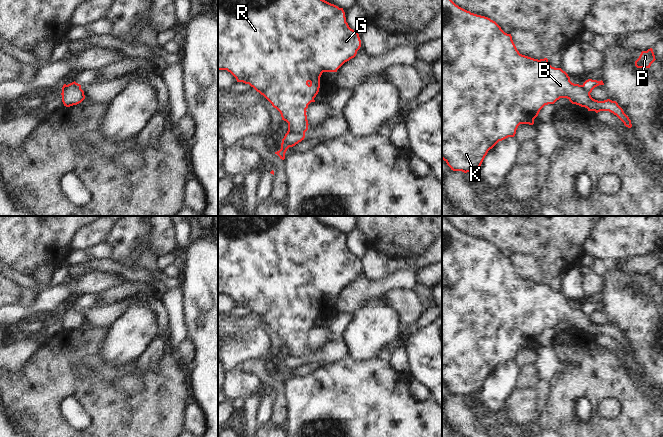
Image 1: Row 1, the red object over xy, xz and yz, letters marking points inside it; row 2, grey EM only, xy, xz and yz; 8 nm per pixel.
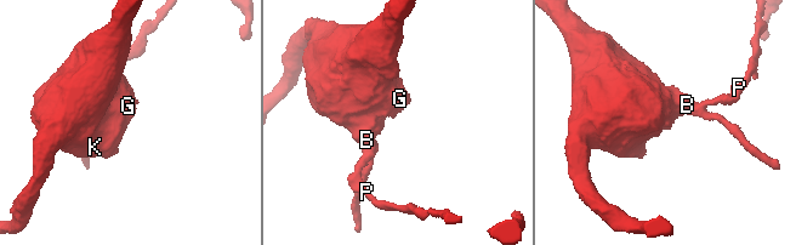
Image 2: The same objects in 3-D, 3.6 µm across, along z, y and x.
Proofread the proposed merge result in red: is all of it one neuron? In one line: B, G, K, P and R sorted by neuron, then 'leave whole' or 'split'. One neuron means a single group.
B G K R / P | split

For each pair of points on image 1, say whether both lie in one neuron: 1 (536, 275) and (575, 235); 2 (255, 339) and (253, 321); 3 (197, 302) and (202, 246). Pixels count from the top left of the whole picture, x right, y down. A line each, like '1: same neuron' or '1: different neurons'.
1: different neurons
2: different neurons
3: same neuron

